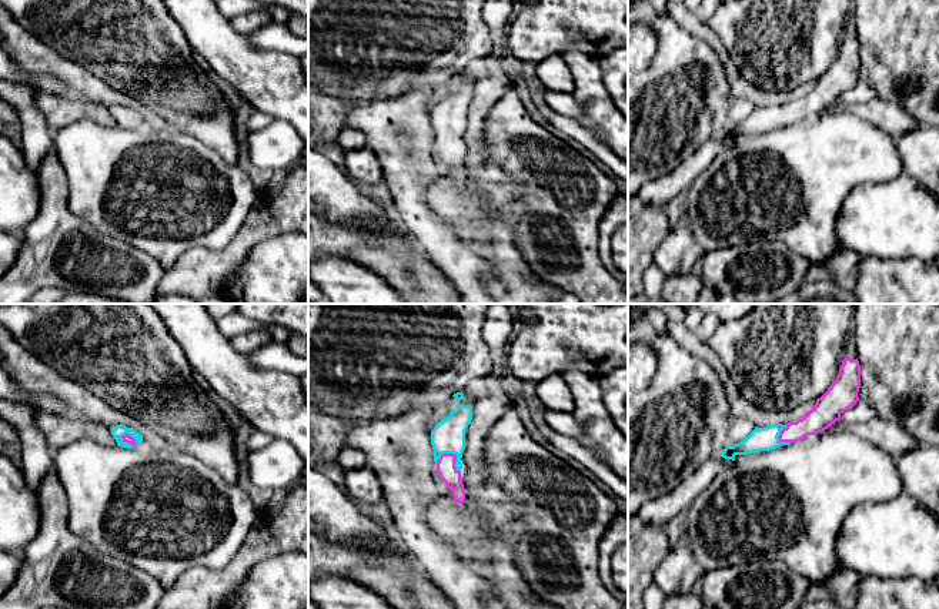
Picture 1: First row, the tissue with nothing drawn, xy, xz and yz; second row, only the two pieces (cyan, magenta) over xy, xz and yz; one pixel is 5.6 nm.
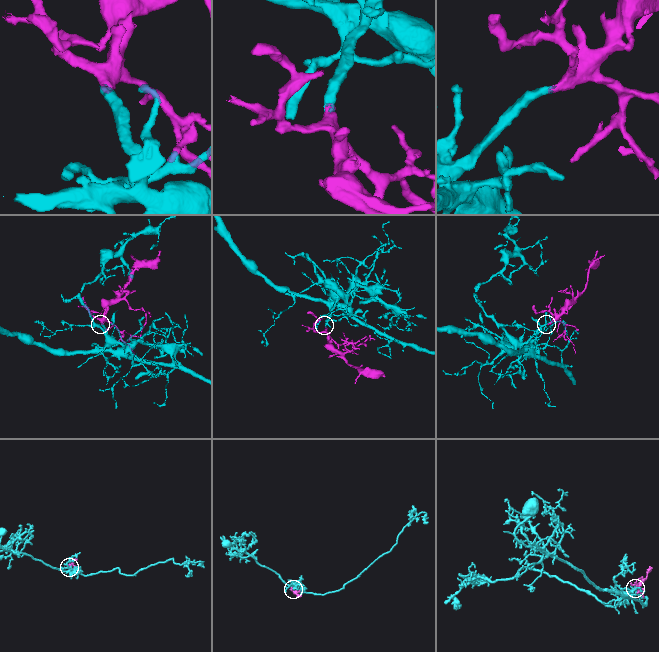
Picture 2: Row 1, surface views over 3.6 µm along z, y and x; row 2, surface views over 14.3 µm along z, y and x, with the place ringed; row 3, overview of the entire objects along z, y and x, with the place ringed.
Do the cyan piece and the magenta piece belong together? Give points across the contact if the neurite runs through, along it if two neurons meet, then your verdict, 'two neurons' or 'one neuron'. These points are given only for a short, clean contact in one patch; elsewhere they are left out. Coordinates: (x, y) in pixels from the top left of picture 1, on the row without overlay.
way xz (448, 117), (448, 129), (454, 134), (445, 147); one neuron

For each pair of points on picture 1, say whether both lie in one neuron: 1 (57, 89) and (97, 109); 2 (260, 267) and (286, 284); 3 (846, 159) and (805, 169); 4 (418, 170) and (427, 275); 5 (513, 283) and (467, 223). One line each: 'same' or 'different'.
1: different
2: same
3: same
4: different
5: same

